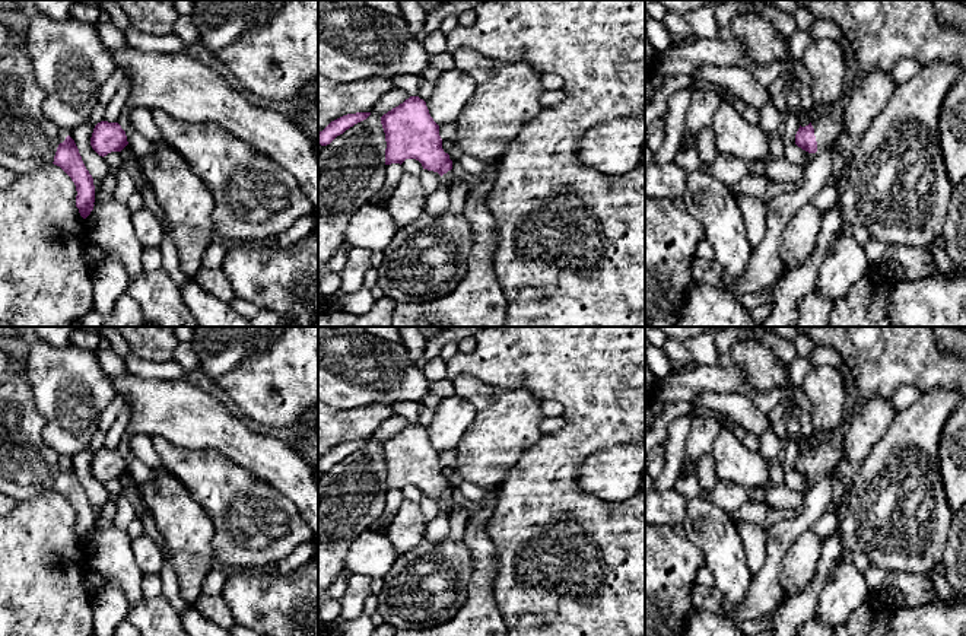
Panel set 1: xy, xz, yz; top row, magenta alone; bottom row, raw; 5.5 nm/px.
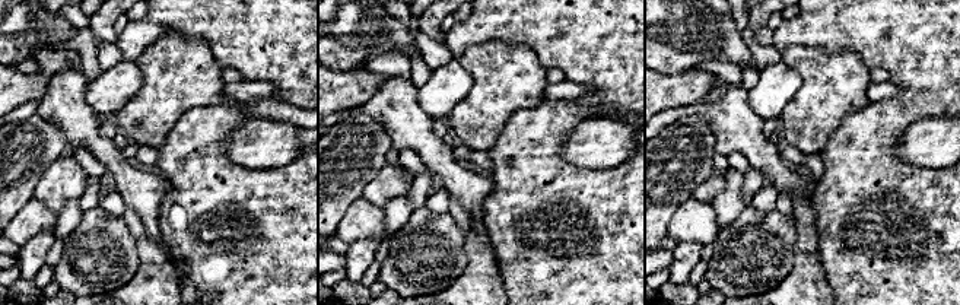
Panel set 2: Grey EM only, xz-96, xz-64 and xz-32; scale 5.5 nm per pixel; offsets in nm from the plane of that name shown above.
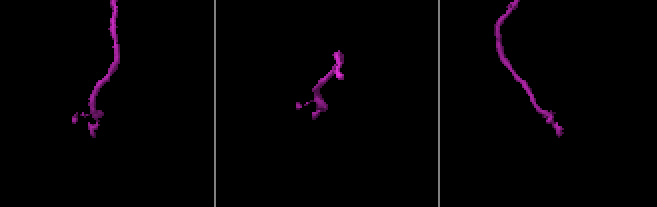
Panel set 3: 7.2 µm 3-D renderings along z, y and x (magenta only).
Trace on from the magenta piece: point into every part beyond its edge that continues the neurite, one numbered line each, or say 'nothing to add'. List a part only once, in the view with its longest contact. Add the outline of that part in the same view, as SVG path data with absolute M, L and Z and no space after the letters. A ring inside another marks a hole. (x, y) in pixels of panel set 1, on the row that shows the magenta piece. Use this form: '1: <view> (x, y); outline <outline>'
1: yz (829, 126); outline M838 109L823 111L811 120L817 150L832 147L845 131L845 121Z

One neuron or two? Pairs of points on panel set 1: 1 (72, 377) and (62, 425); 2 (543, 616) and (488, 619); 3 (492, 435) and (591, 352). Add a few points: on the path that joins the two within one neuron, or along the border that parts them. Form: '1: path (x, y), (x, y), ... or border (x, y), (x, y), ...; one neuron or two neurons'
1: path (70, 388), (70, 413); one neuron
2: border (493, 584), (493, 597), (504, 620); two neurons
3: border (504, 387), (530, 391), (540, 401); two neurons

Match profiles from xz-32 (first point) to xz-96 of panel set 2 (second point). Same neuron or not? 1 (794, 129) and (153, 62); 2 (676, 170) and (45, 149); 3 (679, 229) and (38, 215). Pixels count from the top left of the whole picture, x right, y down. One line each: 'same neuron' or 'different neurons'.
1: same neuron
2: same neuron
3: same neuron

